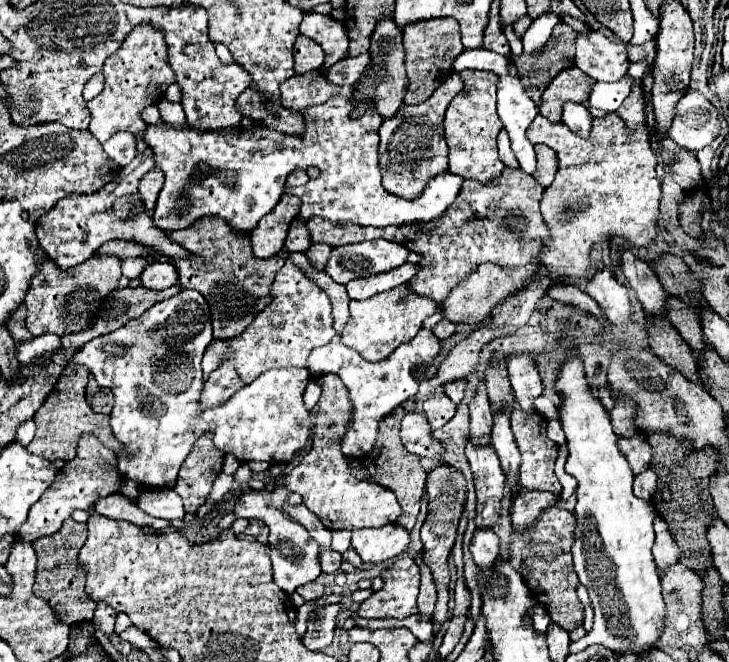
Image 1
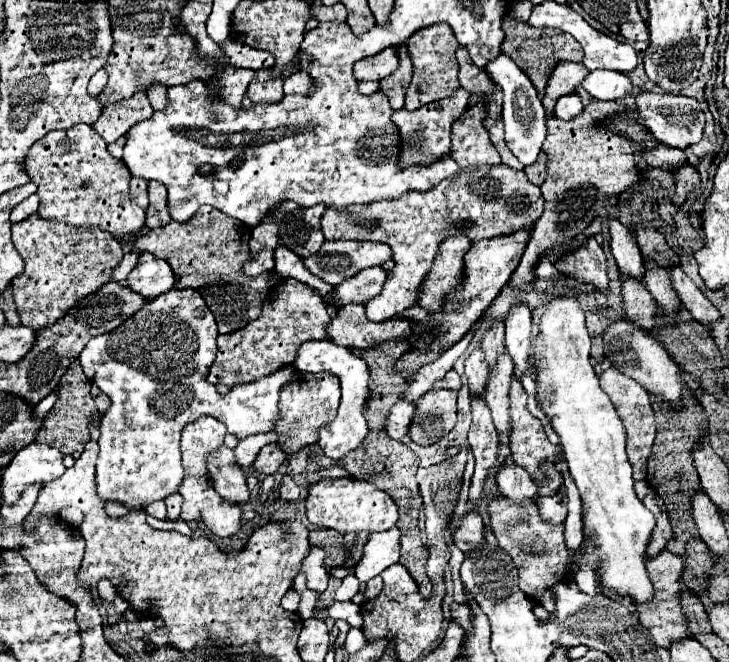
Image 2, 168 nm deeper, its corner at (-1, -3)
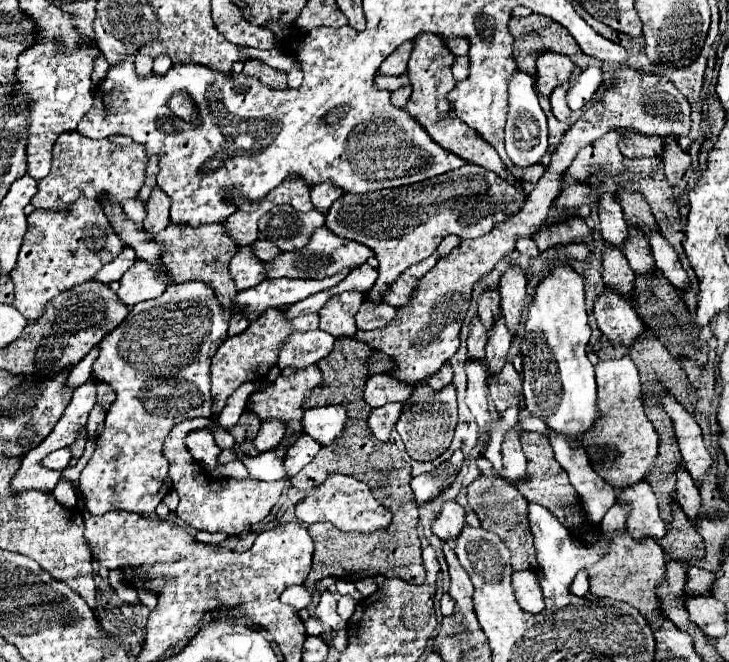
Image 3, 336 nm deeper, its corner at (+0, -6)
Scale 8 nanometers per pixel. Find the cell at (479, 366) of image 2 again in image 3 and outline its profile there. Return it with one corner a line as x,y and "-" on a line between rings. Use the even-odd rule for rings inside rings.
478,318
472,320
470,326
470,336
468,336
468,358
470,360
480,360
484,362
484,346
488,340
488,332
486,328
480,324

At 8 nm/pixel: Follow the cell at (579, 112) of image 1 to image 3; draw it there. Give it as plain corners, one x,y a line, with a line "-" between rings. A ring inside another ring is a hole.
558,86
558,88
552,92
550,104
552,104
554,116
556,116
560,122
568,120
568,116
572,114
572,110
570,110
570,106
568,106
568,102
566,102
566,88
564,88
564,86

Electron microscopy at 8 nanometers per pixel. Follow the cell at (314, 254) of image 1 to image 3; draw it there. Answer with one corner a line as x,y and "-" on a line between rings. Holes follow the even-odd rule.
288,204
274,206
260,218
260,236
272,240
280,250
294,252
308,244
312,232
324,224
324,214
298,212

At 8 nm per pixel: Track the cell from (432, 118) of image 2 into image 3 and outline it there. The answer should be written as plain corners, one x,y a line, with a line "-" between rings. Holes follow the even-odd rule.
468,56
456,58
456,62
452,64
452,72
454,72
456,82
462,82
464,78
468,78

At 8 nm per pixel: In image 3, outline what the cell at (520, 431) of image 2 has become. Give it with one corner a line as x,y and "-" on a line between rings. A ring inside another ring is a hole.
506,364
500,374
492,376
492,380
488,380
488,386
494,408
500,416
506,412
506,408
518,406
522,398
522,380
512,364

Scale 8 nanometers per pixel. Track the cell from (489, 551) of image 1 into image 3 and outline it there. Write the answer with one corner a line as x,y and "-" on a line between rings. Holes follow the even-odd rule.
448,502
444,504
440,516
434,520
432,530
440,540
450,542
456,540
456,534
460,534
464,526
466,526
466,510
458,502

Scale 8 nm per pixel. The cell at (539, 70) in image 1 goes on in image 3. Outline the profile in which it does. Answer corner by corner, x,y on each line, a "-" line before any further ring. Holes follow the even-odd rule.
530,14
526,18
510,18
508,22
508,28
510,28
510,34
514,36
514,58
516,58
516,64
518,64
518,70
530,74
530,76
536,76
536,58
544,52
560,52
560,54
566,54
570,58
574,58
576,66
578,68
586,68
590,64
590,56
586,56
580,46
576,44
576,40
568,34
566,28
562,28
558,22
546,18
546,16
540,16
540,14

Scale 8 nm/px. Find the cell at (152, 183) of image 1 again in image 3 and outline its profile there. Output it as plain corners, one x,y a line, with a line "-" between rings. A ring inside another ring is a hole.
158,186
152,190
148,202
146,202
146,220
144,220
144,230
146,232
160,232
170,224
170,198
164,190

